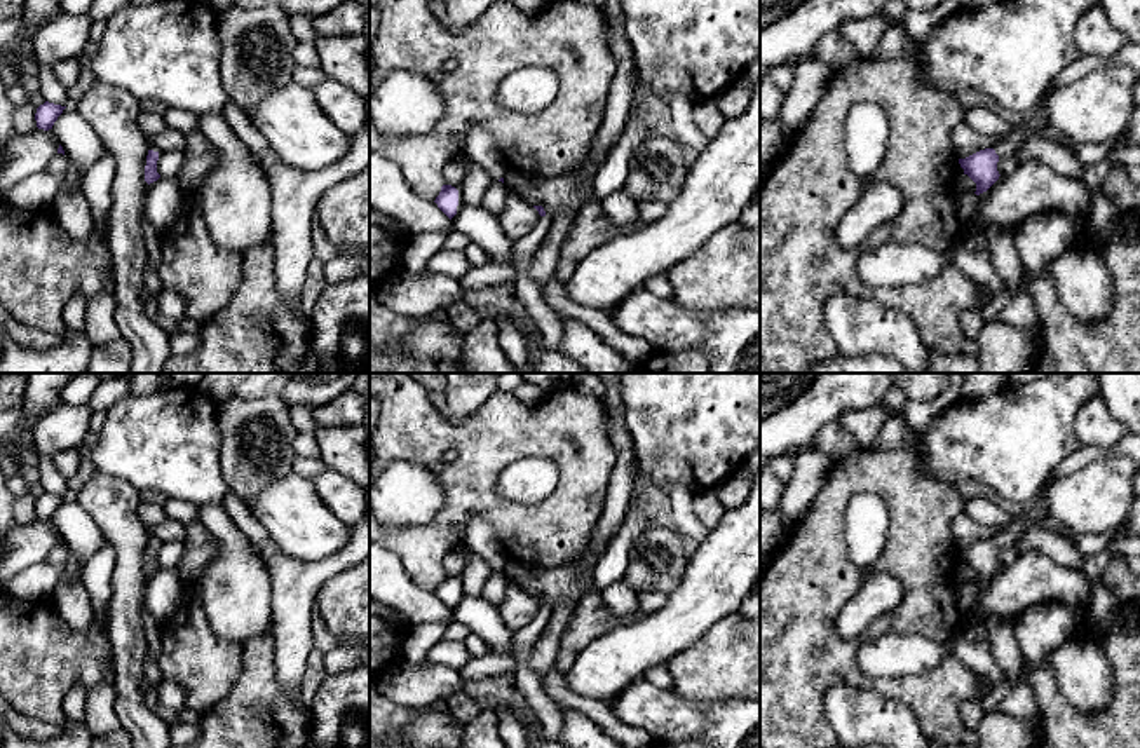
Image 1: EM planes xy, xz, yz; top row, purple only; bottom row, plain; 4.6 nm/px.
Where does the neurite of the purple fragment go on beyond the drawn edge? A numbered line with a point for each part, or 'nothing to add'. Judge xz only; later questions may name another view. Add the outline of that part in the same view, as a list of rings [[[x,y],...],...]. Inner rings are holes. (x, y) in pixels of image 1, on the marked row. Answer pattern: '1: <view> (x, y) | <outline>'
1: xz (529, 292) | [[[540,216],[537,225],[514,242],[512,267],[516,270],[516,295],[521,305],[528,310],[530,321],[542,335],[542,342],[549,350],[560,352],[565,335],[563,321],[558,312],[544,300],[540,284],[530,275],[532,260],[540,244],[547,237],[549,218]]]

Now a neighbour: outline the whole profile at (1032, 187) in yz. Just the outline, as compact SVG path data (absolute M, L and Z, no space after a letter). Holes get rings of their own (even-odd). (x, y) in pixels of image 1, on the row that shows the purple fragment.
M1027 159L980 194L980 211L973 221L962 225L962 230L983 235L988 225L1014 228L1025 218L1053 209L1088 221L1095 199L1096 194L1082 181Z

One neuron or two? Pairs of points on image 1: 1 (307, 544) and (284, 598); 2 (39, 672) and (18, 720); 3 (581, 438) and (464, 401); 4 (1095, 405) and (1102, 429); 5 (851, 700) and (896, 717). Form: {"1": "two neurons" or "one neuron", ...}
{"1": "two neurons", "2": "two neurons", "3": "two neurons", "4": "one neuron", "5": "one neuron"}

